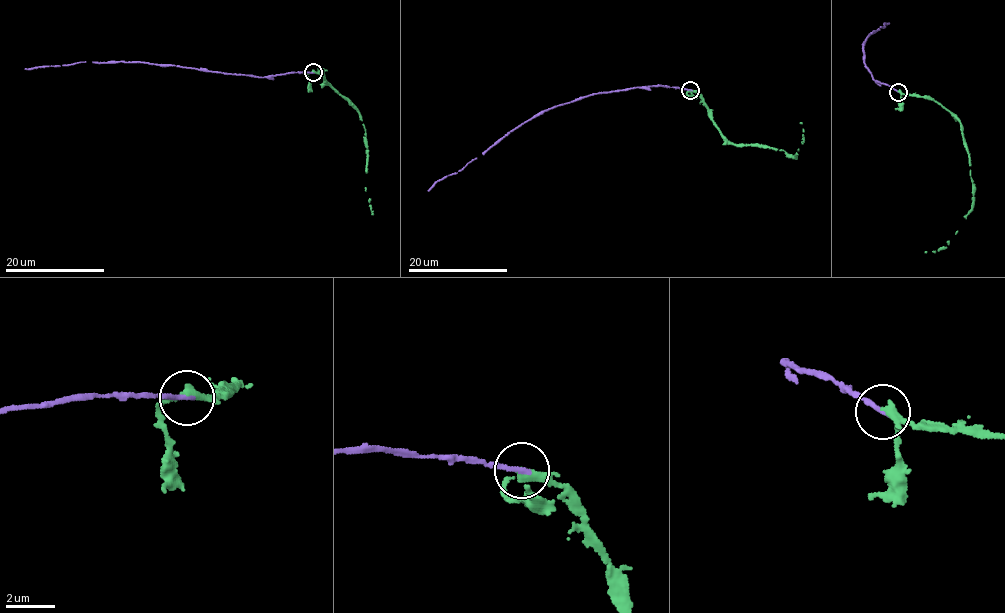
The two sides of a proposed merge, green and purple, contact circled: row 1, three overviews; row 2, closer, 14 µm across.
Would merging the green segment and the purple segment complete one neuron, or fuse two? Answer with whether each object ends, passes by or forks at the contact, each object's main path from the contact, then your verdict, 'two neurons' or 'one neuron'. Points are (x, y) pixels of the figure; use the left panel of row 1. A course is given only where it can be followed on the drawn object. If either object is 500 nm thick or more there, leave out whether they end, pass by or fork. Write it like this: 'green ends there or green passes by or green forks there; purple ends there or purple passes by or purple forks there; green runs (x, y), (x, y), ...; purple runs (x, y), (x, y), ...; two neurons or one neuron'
green passes by; purple ends there; green runs (313, 72), (323, 70), (320, 69), (323, 76), (362, 120), (366, 132), (365, 188), (371, 214); purple runs (313, 72), (258, 78), (125, 61), (85, 61), (25, 69); one neuron

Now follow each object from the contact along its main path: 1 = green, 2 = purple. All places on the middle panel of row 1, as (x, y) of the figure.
1: (690, 89), (700, 97), (719, 132), (730, 142), (777, 149), (796, 159), (804, 141), (799, 122)
2: (690, 89), (664, 86), (634, 87), (590, 94), (541, 110), (508, 132), (457, 173), (436, 181), (428, 191)

